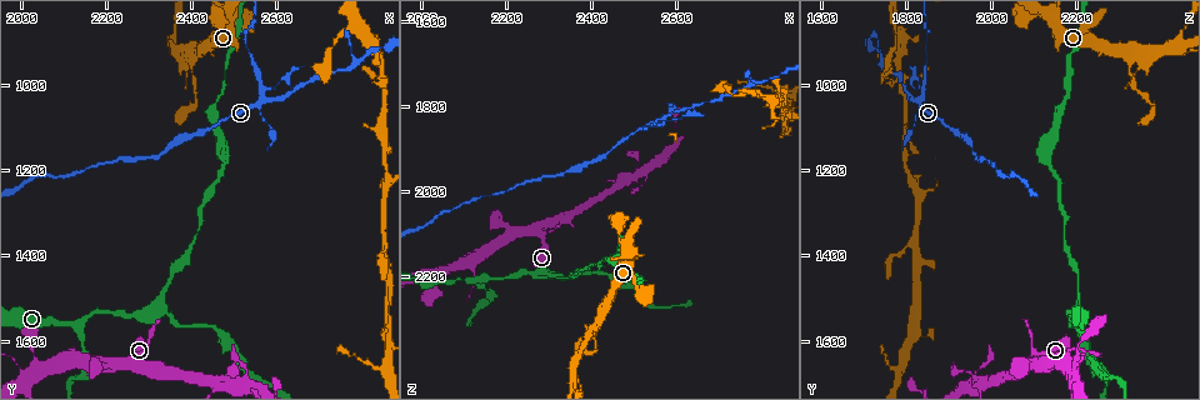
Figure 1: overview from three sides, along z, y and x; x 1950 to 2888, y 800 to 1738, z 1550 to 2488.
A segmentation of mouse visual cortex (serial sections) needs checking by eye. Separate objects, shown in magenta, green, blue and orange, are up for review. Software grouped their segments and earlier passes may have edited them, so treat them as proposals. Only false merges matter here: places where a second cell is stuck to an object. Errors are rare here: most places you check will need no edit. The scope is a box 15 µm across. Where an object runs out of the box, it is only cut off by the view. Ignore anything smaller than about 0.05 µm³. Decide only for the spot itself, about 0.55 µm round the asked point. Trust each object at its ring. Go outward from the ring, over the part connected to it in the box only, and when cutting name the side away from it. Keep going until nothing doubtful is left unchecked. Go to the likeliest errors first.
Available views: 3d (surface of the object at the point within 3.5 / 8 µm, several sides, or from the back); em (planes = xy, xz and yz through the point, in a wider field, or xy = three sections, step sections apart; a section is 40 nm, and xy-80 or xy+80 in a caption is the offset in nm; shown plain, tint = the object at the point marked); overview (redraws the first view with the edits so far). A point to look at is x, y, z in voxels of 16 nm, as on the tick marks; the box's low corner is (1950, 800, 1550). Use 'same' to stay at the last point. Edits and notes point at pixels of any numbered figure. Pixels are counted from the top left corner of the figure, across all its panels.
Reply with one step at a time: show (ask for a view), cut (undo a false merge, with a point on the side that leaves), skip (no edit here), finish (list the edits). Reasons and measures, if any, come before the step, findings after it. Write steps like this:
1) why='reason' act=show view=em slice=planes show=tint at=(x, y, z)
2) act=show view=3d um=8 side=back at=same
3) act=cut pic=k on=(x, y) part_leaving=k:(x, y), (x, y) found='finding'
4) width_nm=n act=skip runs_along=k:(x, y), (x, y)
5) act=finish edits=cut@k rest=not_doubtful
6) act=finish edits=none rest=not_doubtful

why='two arms in line, one across' act=show view=3d um=3.5 at=(2565, 1025, 1830)

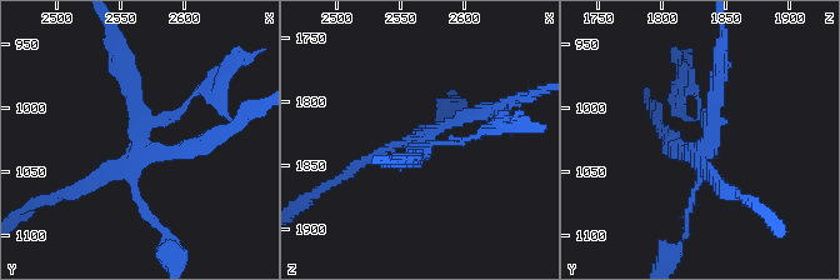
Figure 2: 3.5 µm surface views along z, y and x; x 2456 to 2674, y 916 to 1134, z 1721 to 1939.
act=show view=em slice=xy step=5 show=tint at=(2562, 1032, 1834)

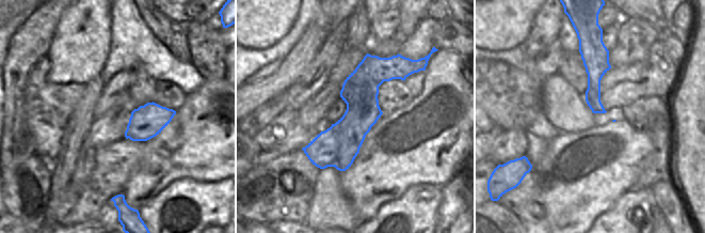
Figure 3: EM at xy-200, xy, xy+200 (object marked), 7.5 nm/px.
why='cut it another way' act=show view=em slice=planes show=tint at=same

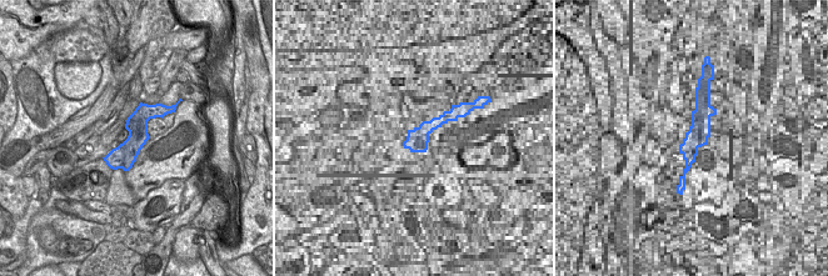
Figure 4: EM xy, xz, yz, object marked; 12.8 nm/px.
act=cut pic=2 on=(713, 109) border=4:(125, 145), (125, 160), (121, 167) found='two cells meet here'

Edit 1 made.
act=show view=overview

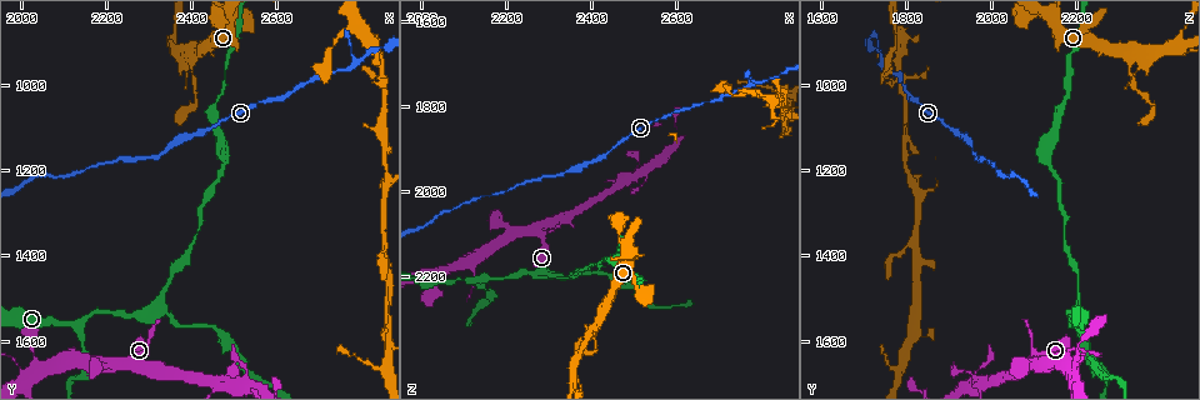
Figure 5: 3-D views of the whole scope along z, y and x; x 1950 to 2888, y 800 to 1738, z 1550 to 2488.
why='looks like a crossing' act=show view=3d um=3.5 at=(2350, 900, 2435)

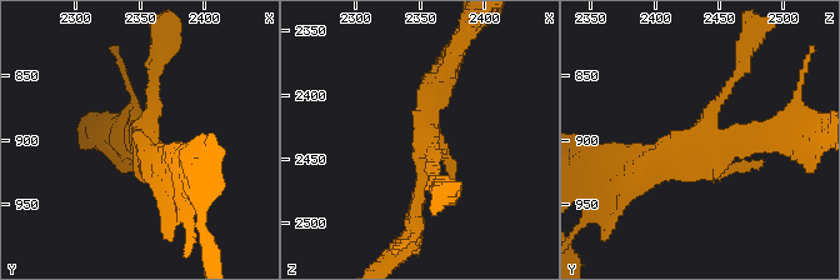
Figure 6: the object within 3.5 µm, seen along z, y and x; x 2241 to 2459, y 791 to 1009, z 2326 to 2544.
arms=4 arm_widths_nm=150,150,200,300 act=show view=em slice=planes show=tint at=(2356, 900, 2432)

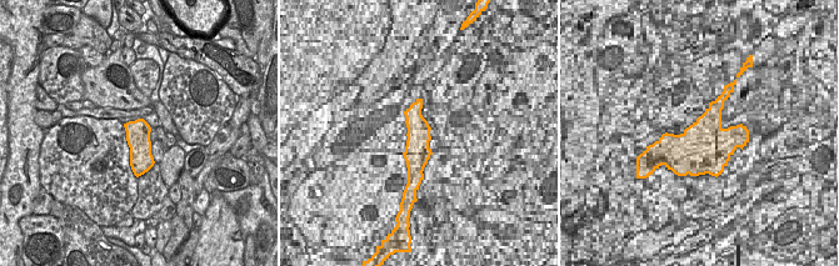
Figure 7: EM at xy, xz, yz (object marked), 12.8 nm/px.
act=skip runs_along=6:(624, 163), (691, 144), (740, 71) found='continuous, no second cell'

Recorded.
why='narrows sharply' act=show view=3d um=3.5 at=(2130, 1560, 2210)

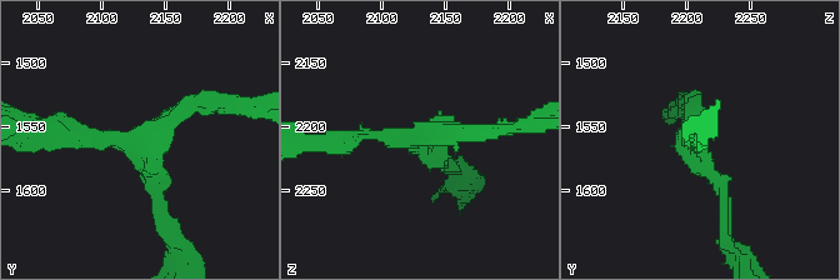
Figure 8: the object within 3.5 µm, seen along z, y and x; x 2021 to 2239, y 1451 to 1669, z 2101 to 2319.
arms=3 arm_widths_nm=150,200,200 act=show view=em slice=xy step=1 show=tint at=(2126, 1560, 2210)

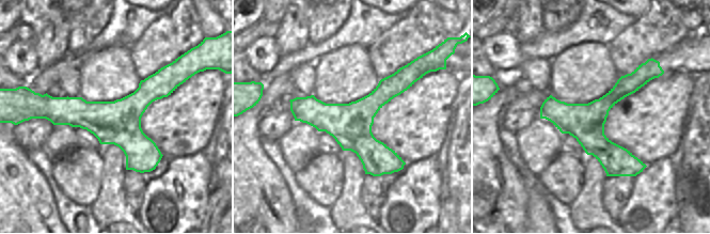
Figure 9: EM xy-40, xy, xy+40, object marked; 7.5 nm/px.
why='cut it another way' act=show view=em slice=planes show=tint at=same

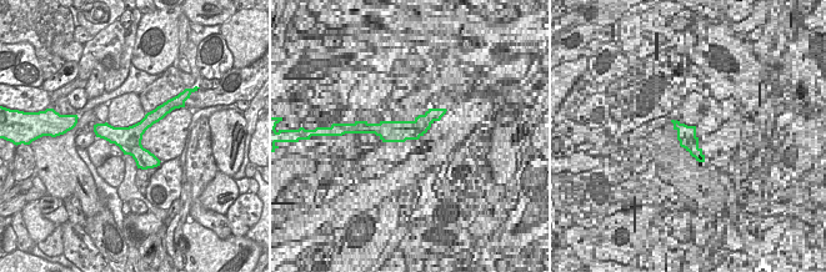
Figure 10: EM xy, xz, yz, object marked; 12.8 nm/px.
act=skip runs_along=8:(53, 129), (141, 140), (206, 101) found='all the same cell'

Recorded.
why='three-way junction' act=show view=3d um=3.5 at=(2320, 1525, 2190)

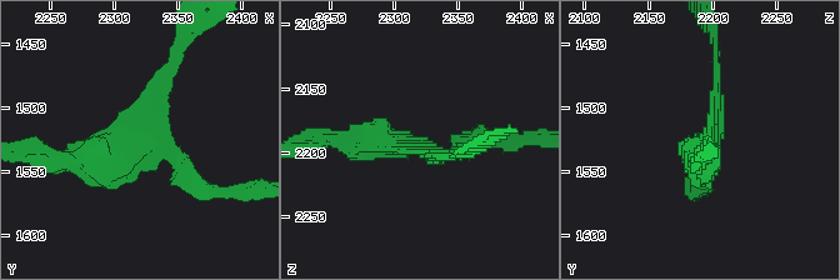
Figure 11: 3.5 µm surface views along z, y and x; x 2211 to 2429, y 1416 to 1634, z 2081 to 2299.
why='now the EM' act=show view=em slice=xy step=3 show=tint at=(2320, 1524, 2196)

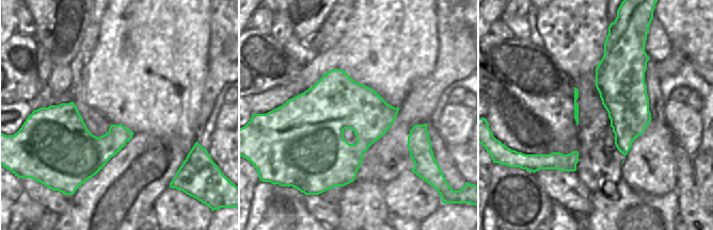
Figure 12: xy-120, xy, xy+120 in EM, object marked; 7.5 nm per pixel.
arms=3 arm_widths_nm=150,200,300 act=skip runs_along=11:(68, 161), (136, 143), (171, 66) found='one cell here'

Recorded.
act=finish edits=cut@2 rest=not_doubtful

